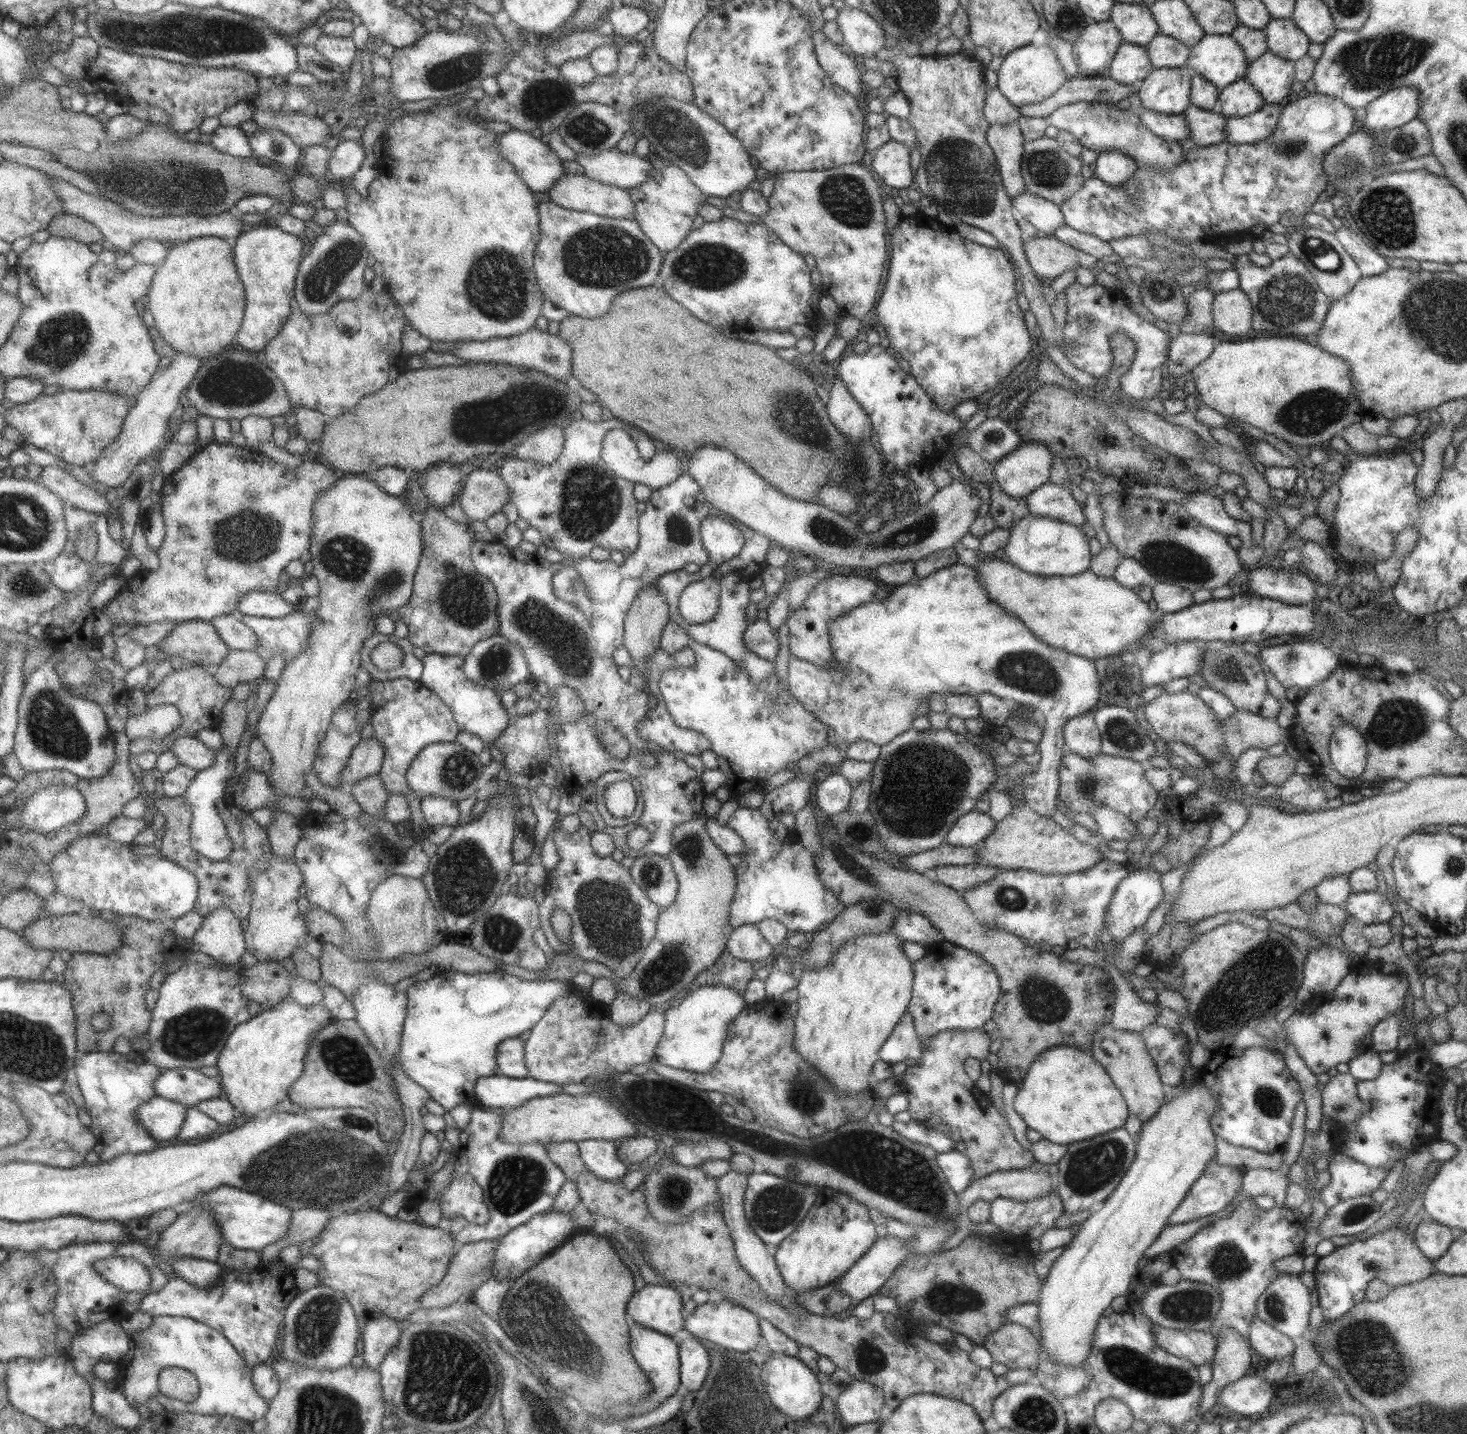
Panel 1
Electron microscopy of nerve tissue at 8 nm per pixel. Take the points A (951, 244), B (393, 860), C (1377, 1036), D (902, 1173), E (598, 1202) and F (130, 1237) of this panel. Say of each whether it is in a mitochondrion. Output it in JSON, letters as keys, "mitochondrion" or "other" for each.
{"A":"other","B":"other","C":"other","D":"mitochondrion","E":"other","F":"other"}

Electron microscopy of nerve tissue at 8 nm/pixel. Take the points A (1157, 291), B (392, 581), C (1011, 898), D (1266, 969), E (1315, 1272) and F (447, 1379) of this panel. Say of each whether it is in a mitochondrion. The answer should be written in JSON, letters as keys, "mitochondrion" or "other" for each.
{"A":"mitochondrion","B":"mitochondrion","C":"mitochondrion","D":"mitochondrion","E":"other","F":"mitochondrion"}

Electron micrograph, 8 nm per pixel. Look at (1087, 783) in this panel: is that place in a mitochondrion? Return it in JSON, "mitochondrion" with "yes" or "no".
{"mitochondrion":"yes"}

